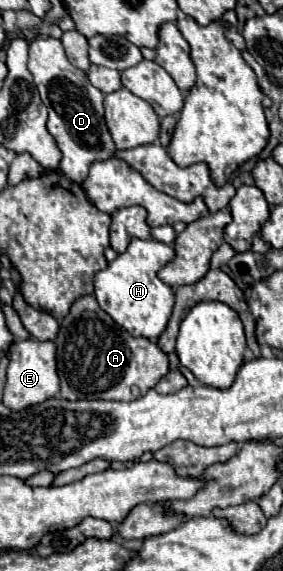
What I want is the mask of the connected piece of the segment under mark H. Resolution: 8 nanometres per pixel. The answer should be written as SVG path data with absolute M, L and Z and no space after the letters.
M133 239L125 253L117 255L115 261L107 265L105 271L95 275L95 299L99 307L113 317L113 321L123 327L133 337L159 337L173 311L175 293L163 283L157 273L175 257L175 249L159 243L155 239Z

